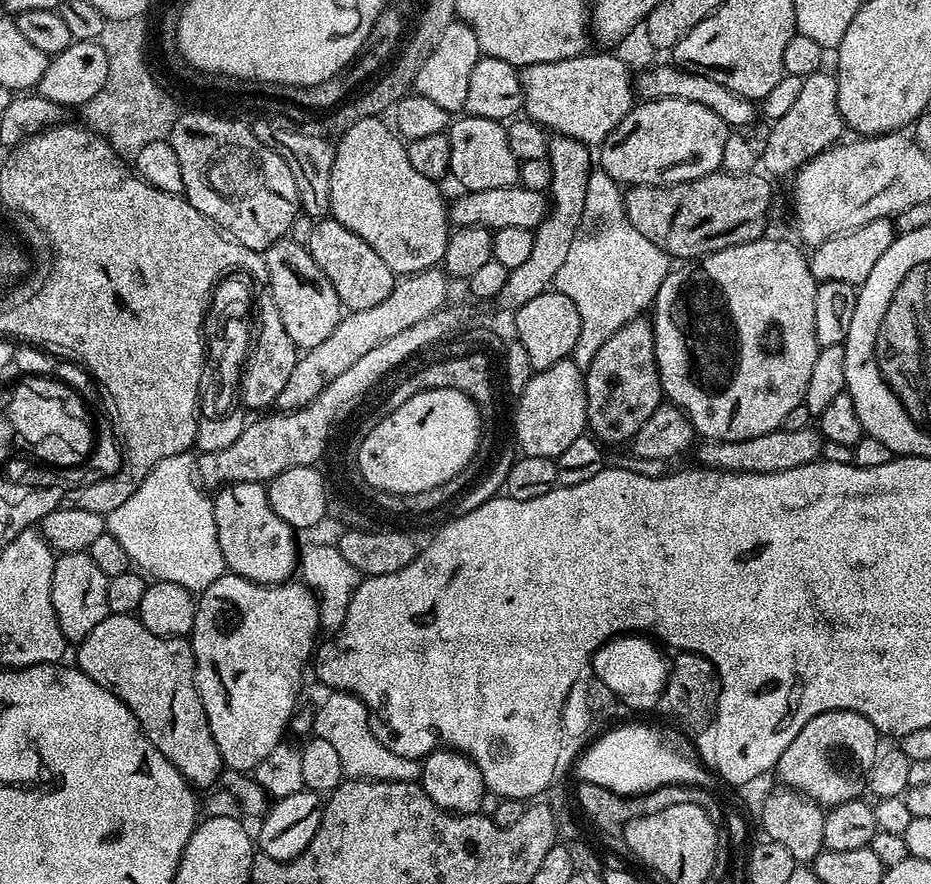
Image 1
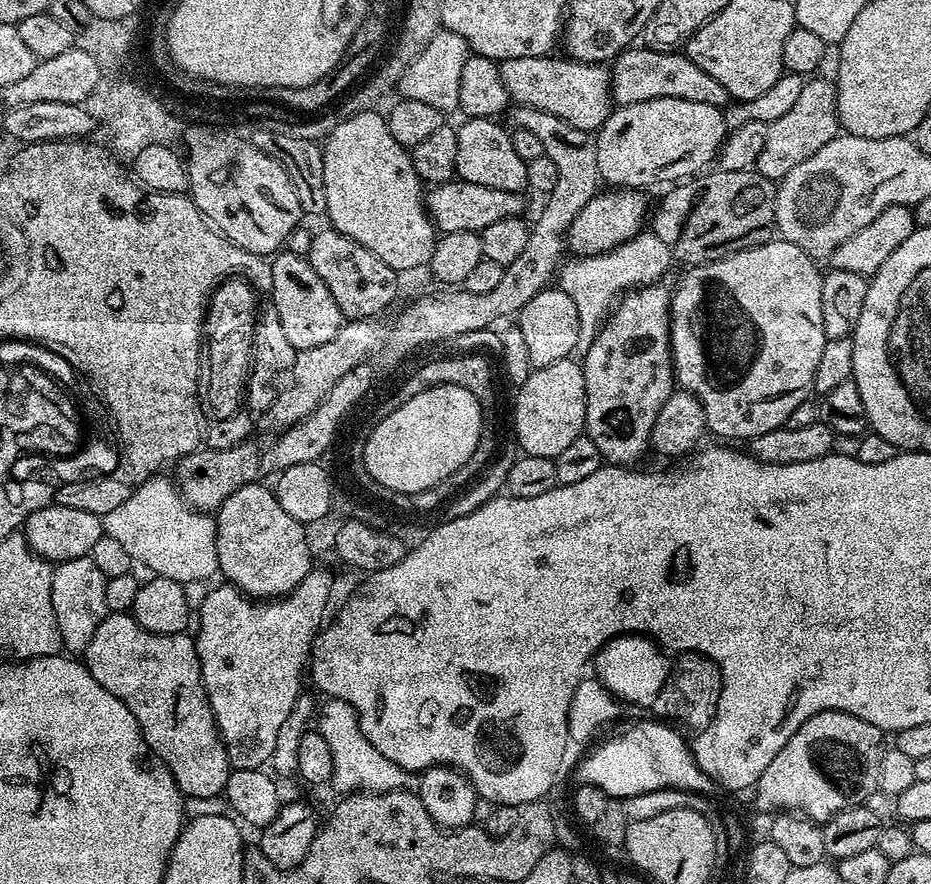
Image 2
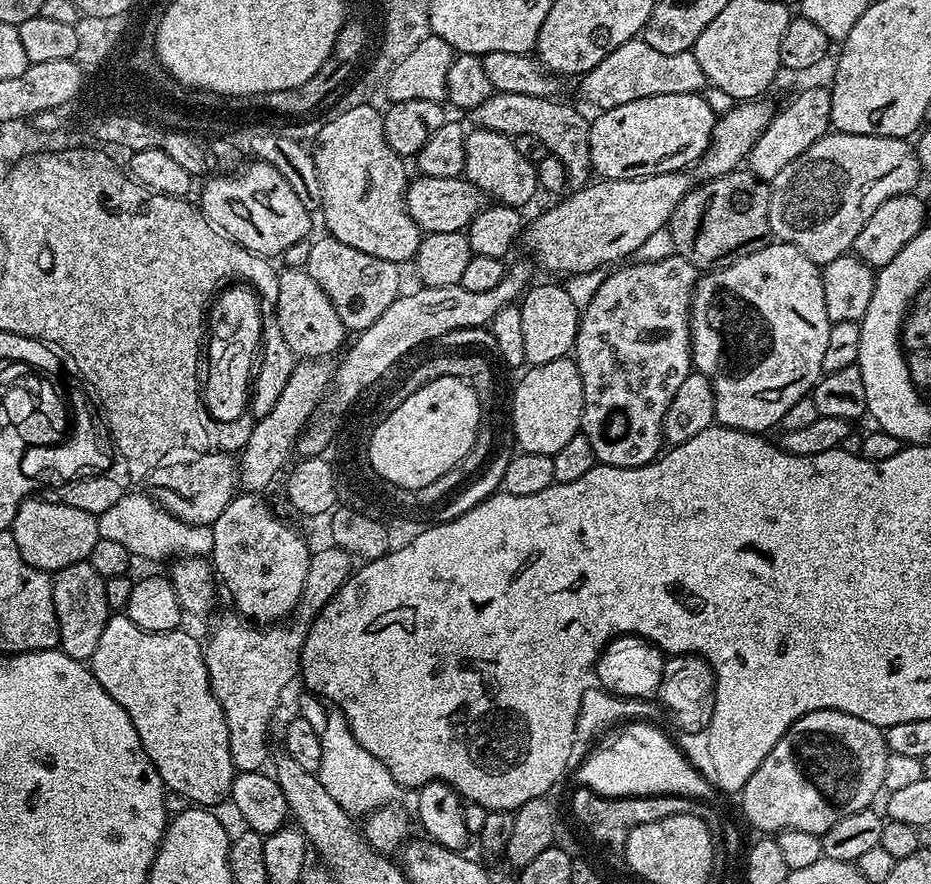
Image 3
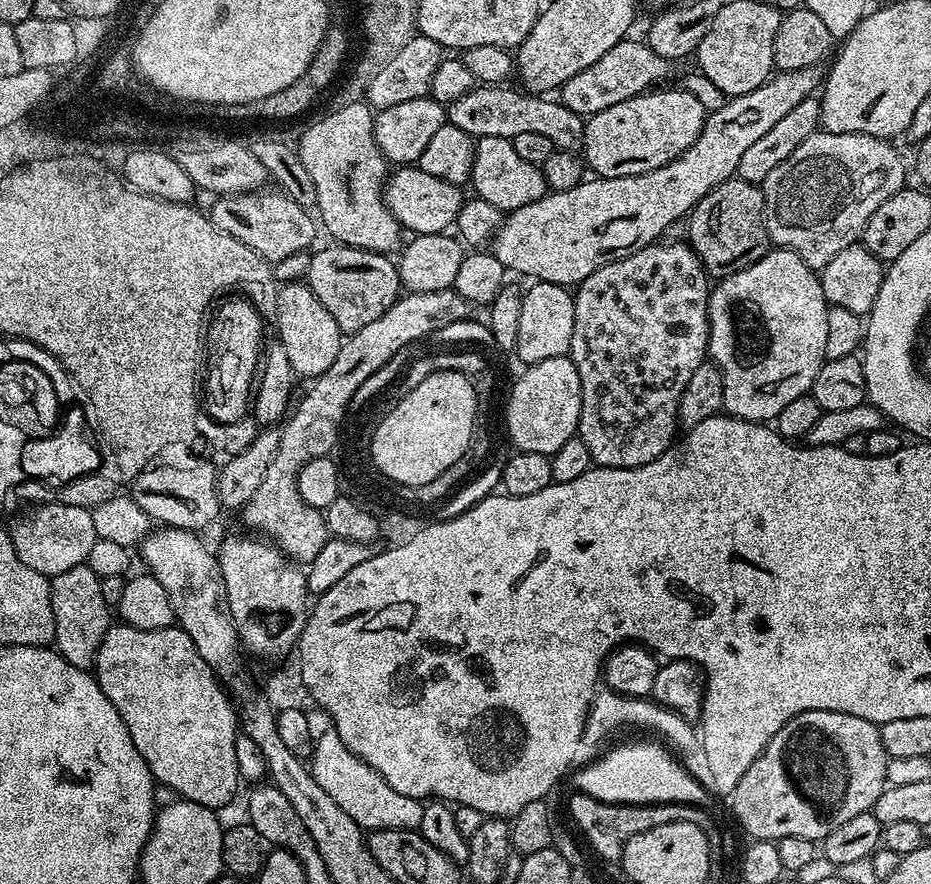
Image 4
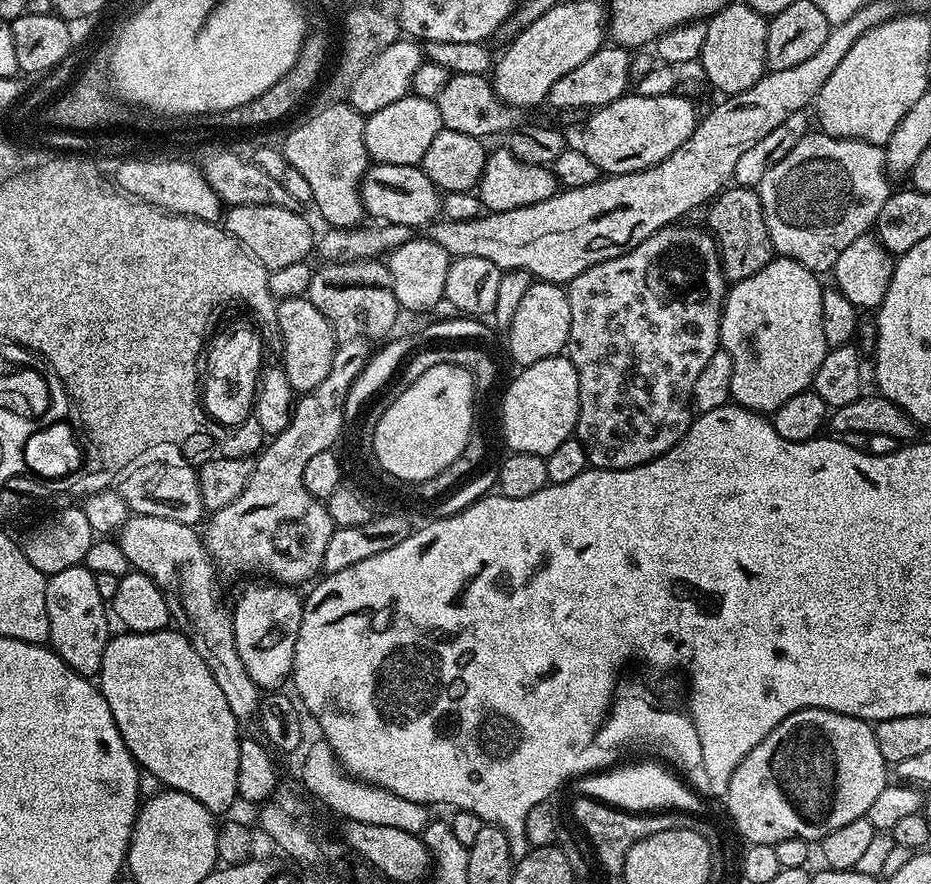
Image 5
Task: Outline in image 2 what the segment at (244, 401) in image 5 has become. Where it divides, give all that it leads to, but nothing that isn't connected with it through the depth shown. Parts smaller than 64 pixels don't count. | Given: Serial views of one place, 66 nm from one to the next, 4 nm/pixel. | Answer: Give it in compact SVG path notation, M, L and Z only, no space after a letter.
M229 278L216 286L204 317L200 357L200 411L209 421L241 411L254 351L257 293L243 278Z

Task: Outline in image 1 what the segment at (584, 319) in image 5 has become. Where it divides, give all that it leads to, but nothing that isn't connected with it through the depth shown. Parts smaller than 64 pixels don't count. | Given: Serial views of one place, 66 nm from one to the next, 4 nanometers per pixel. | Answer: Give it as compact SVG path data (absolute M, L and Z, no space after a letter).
M637 318L631 320L612 337L607 338L606 342L602 343L602 348L598 350L584 372L584 389L588 403L587 431L604 446L609 446L608 444L627 445L631 442L634 434L638 434L642 422L646 422L646 418L650 418L650 414L654 414L656 407L662 403L660 371L656 365L651 319Z

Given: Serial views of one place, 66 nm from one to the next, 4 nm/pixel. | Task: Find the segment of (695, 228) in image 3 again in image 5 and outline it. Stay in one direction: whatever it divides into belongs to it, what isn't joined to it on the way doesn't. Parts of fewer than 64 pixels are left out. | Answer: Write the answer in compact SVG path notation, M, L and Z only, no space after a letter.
M729 186L711 201L708 210L708 220L712 223L710 228L718 237L718 251L722 257L725 277L729 281L750 278L750 274L758 274L762 266L774 259L770 234L766 230L766 218L762 214L760 193L756 188Z

